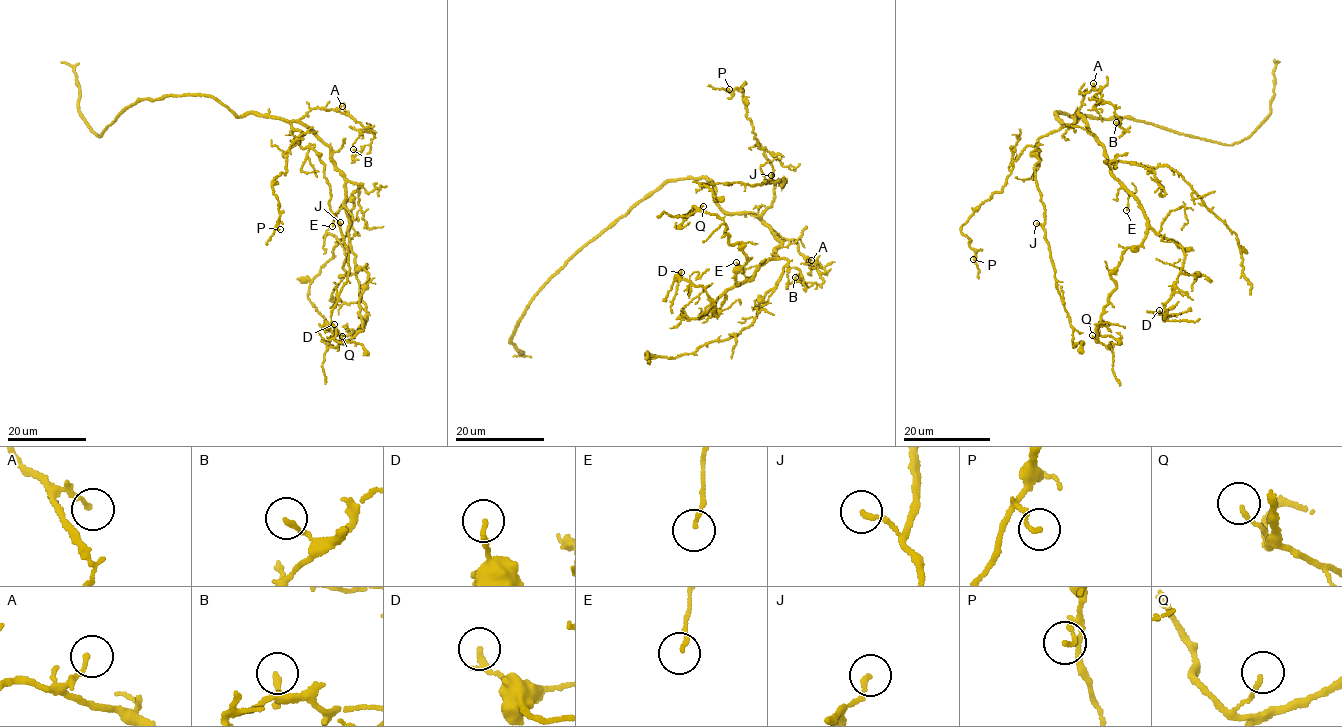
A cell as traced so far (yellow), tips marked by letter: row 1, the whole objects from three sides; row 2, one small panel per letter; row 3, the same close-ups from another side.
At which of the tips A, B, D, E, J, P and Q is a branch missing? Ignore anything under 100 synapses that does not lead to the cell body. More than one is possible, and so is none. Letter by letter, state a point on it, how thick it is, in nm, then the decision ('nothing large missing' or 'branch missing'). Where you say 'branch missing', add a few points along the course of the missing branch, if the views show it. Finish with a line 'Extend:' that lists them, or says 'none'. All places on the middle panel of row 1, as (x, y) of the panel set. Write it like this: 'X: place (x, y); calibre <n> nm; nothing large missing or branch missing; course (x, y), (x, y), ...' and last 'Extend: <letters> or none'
A: place (811, 260); calibre 150 nm; nothing large missing
B: place (795, 277); calibre 180 nm; nothing large missing
D: place (681, 272); calibre 190 nm; nothing large missing
E: place (736, 262); calibre 120 nm; nothing large missing
J: place (771, 175); calibre 170 nm; nothing large missing
P: place (729, 89); calibre 130 nm; nothing large missing
Q: place (703, 206); calibre 130 nm; nothing large missing
Extend: none

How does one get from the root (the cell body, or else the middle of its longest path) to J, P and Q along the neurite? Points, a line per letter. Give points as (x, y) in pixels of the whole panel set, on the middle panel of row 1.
J: (738, 214), (760, 218), (769, 207), (769, 180), (784, 179), (765, 183), (771, 175)
P: (738, 214), (760, 218), (769, 207), (775, 185), (771, 162), (747, 118), (745, 83), (729, 89)
Q: (738, 214), (755, 214), (781, 242), (739, 285), (748, 258), (703, 206)

